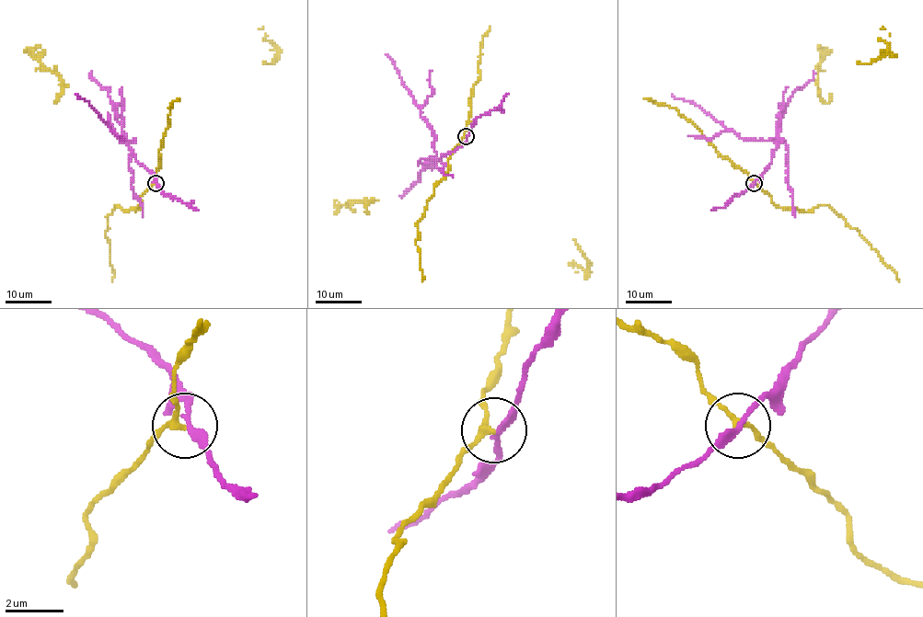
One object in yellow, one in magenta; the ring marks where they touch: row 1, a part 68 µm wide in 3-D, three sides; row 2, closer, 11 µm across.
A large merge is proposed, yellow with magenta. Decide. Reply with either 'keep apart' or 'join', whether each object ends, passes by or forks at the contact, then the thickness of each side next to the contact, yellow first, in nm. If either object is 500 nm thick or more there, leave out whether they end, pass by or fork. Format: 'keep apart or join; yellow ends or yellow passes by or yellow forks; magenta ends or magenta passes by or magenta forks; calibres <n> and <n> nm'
keep apart; yellow passes by; magenta passes by; calibres 190 and 200 nm

